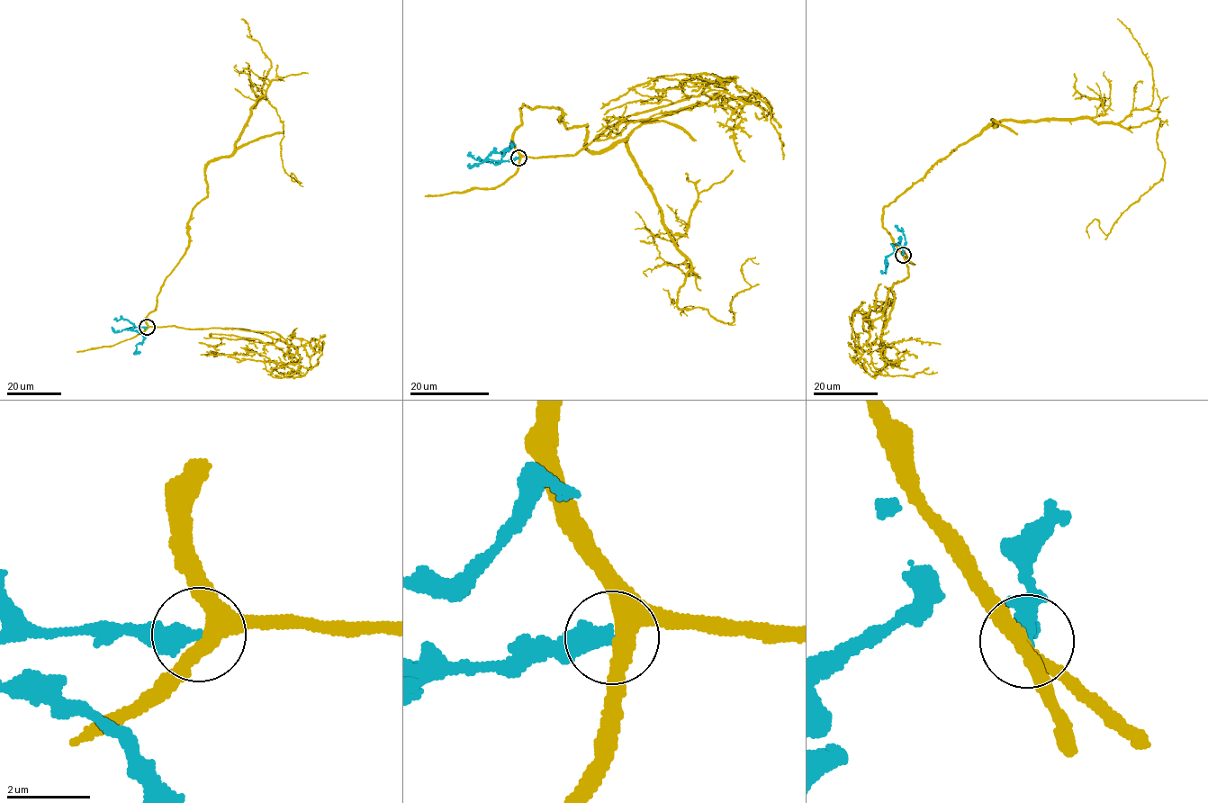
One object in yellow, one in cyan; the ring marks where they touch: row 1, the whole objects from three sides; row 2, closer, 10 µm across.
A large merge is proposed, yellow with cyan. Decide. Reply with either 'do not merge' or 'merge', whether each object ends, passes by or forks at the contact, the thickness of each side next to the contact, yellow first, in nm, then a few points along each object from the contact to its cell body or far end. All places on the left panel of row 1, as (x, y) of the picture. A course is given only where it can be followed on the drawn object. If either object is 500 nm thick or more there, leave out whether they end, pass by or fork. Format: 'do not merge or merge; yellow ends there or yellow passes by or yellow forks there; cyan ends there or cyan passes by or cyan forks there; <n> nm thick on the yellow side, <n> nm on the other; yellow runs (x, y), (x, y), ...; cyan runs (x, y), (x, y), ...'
do not merge; yellow passes by; cyan ends there; 320 nm thick on the yellow side, 480 nm on the other; yellow runs (147, 328), (207, 194), (204, 172), (231, 154), (265, 97), (251, 85), (283, 123), (283, 167), (302, 186); cyan runs (147, 328), (126, 329), (137, 330), (142, 335), (143, 340), (137, 345), (135, 352), (140, 351)

